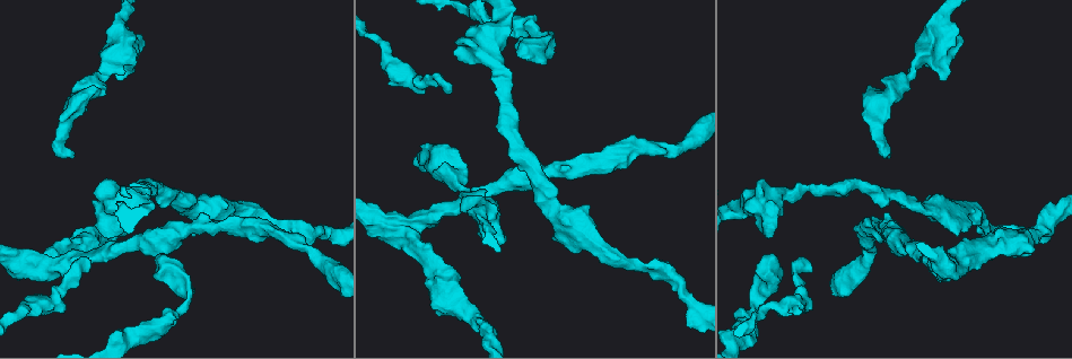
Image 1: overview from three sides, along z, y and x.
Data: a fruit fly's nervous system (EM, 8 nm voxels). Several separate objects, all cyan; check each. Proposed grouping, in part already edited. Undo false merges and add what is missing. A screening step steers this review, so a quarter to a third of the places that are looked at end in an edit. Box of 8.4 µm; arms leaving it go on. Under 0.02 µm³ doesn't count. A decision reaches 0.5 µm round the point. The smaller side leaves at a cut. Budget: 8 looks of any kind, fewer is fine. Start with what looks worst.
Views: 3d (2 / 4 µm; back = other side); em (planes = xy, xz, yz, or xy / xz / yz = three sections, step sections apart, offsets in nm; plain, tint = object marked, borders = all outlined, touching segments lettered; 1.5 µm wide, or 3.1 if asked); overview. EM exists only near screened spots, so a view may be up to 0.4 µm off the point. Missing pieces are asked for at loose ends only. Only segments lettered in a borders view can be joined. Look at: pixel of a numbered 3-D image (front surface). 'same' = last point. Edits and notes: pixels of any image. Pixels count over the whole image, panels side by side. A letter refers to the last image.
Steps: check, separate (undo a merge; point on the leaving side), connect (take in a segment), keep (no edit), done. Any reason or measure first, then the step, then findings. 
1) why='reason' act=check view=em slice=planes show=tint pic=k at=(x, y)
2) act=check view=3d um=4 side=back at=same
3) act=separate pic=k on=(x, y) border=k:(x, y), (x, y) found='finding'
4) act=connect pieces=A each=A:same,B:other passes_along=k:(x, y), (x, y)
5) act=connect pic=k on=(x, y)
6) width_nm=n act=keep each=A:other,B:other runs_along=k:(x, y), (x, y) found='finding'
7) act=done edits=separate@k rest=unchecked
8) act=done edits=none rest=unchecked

why='an open end' act=check view=em slice=planes show=borders pic=1 at=(888, 158)

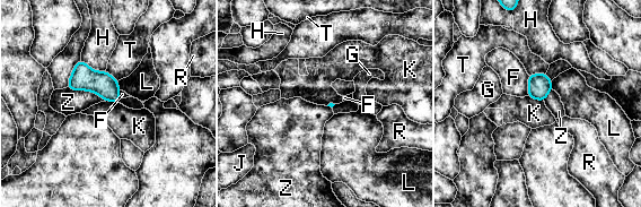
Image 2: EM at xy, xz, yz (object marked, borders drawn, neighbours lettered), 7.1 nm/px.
act=keep each=F:other,G:other,H:other,J:other,K:other,L:other,R:other,T:other,Z:other border=2:(528, 95), (543, 102) found='none of them fits'

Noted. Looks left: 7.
why='three-way junction' act=check view=em slice=planes show=plain pic=1 at=(49, 263)

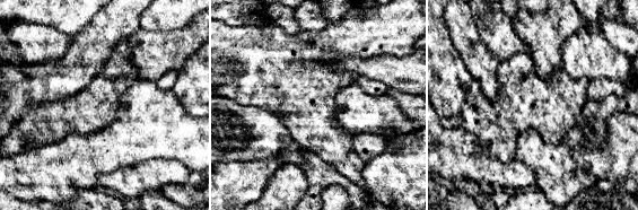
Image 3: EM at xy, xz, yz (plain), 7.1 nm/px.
why='with the object marked' act=check view=em slice=planes show=tint at=same

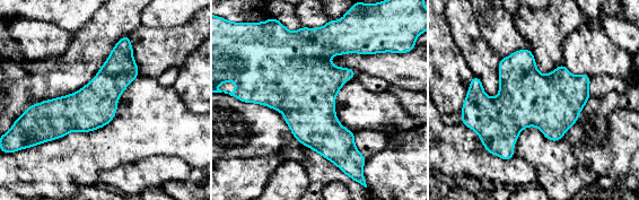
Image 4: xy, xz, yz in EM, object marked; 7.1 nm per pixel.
why='see the neighbours' act=check view=em slice=planes show=borders at=same

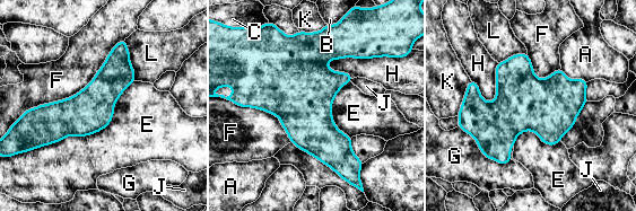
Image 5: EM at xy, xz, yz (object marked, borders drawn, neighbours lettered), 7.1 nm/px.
width_nm=400 act=keep each=A:other,B:other,C:other,E:other,F:other,G:other,H:other,J:other,K:other,L:other border=5:(393, 56), (338, 58), (325, 63) found='continuous, no second neuron'

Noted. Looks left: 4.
why='thick end' act=check view=3d um=2 pic=1 at=(555, 239)

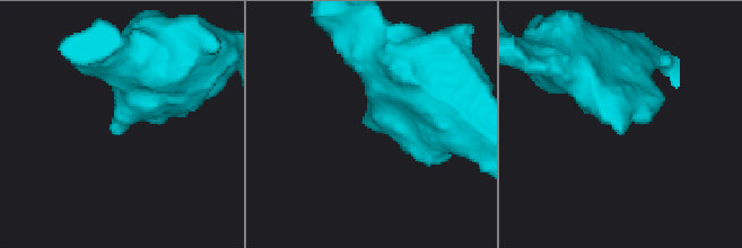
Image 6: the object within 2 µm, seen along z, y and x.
act=check view=em slice=planes show=borders pic=6 at=(368, 127)

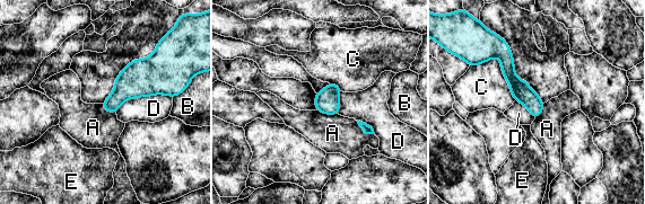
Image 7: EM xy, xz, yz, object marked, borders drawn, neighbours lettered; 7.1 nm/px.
act=keep each=A:other,B:other,C:other,D:other,E:other found='none of them fits'

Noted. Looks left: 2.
act=done edits=none rest=unchecked

